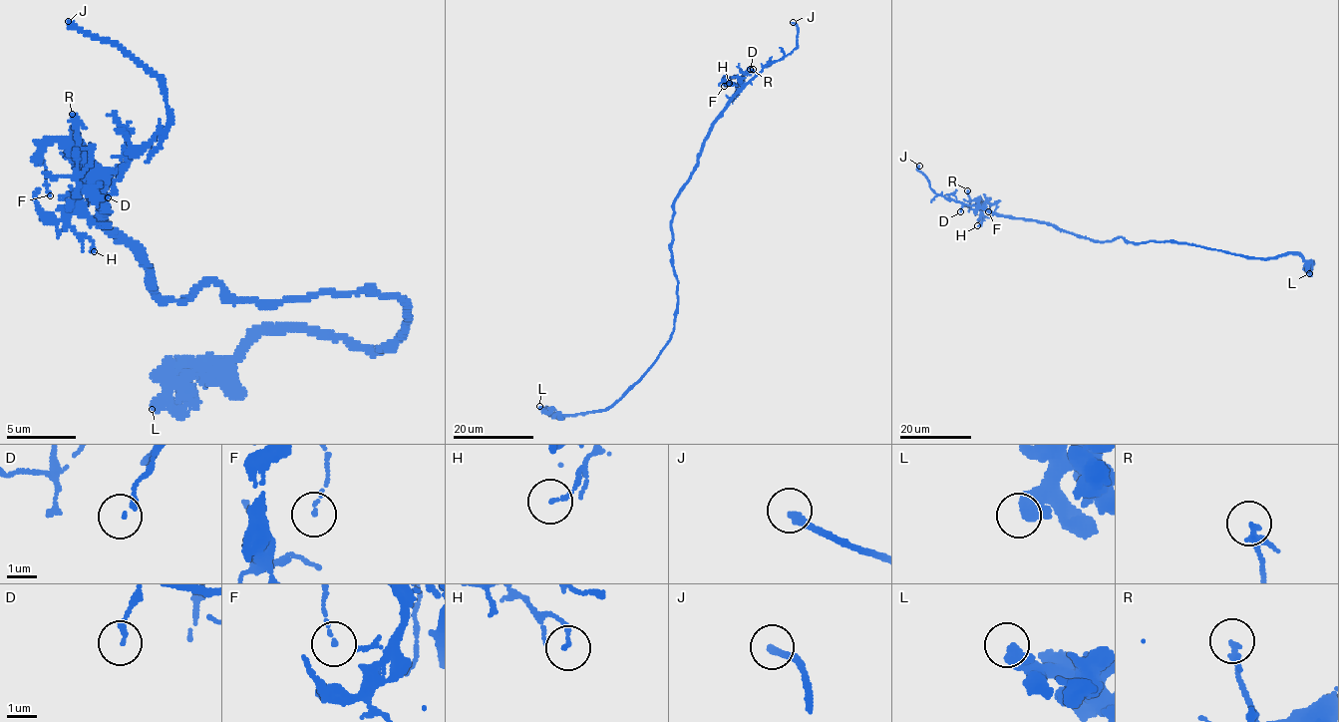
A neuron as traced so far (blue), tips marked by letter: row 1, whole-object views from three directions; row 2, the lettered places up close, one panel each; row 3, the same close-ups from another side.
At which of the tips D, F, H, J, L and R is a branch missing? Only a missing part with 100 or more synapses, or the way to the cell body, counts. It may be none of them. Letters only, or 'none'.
J

